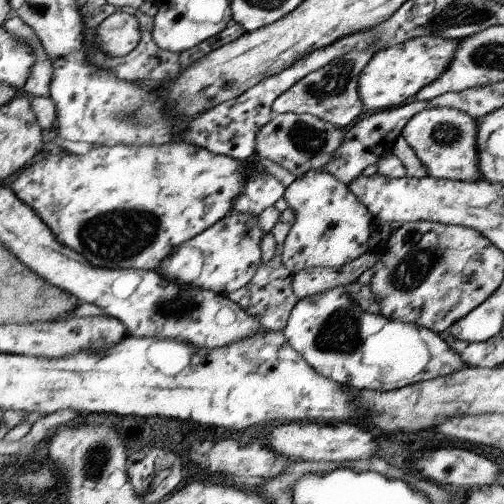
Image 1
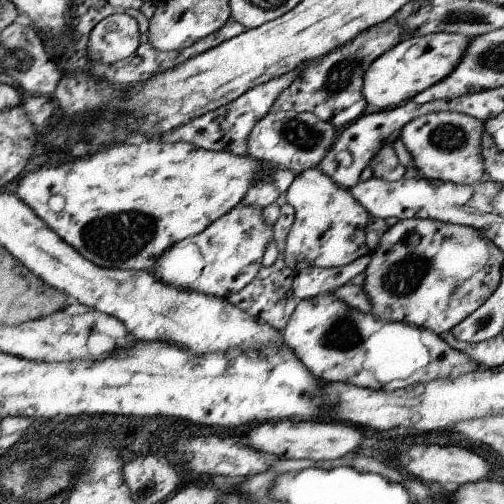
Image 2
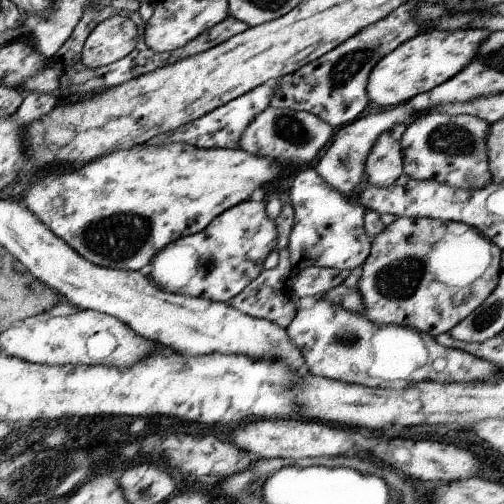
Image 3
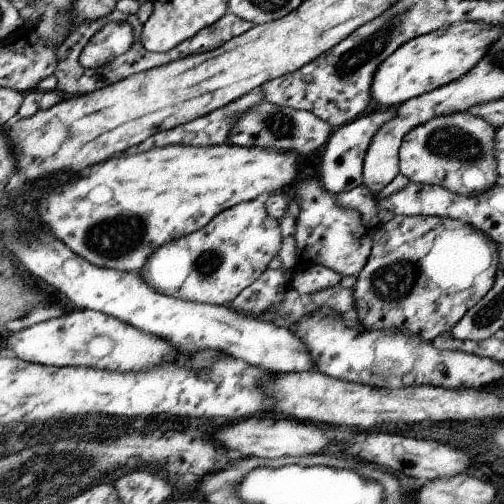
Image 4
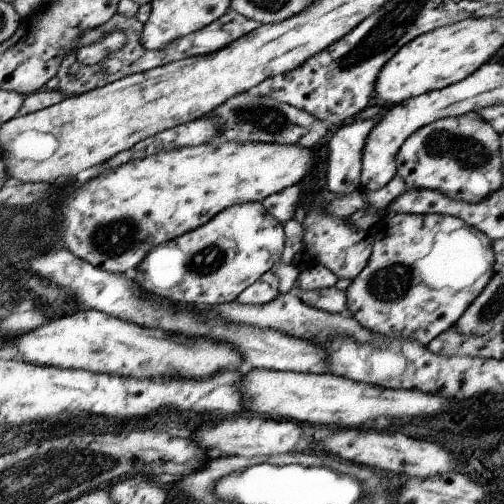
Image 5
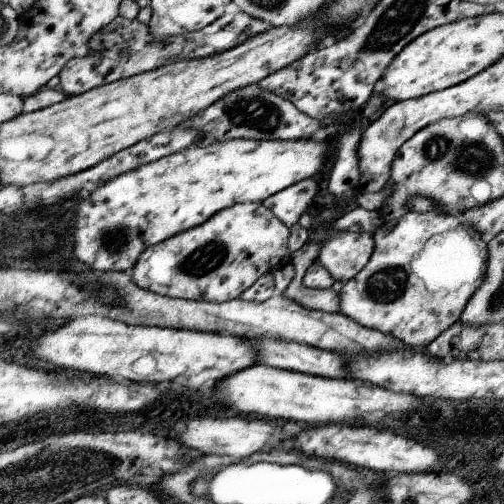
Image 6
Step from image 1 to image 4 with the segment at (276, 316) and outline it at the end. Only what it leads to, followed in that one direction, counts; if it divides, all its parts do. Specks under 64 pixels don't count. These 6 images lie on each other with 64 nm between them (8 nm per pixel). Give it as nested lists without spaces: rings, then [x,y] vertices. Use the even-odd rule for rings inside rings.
[[[285,212],[279,220],[277,220],[277,226],[279,226],[279,234],[281,234],[281,246],[279,246],[279,262],[281,262],[281,268],[277,270],[263,270],[263,274],[259,274],[259,278],[249,284],[245,290],[241,290],[231,302],[229,302],[229,308],[233,312],[239,312],[239,314],[245,314],[249,318],[257,318],[261,314],[265,314],[271,306],[275,306],[279,300],[283,300],[285,292],[291,290],[291,284],[287,280],[287,272],[291,272],[293,268],[297,268],[297,258],[295,258],[295,242],[293,242],[293,230],[295,230],[295,218],[293,214]]]

